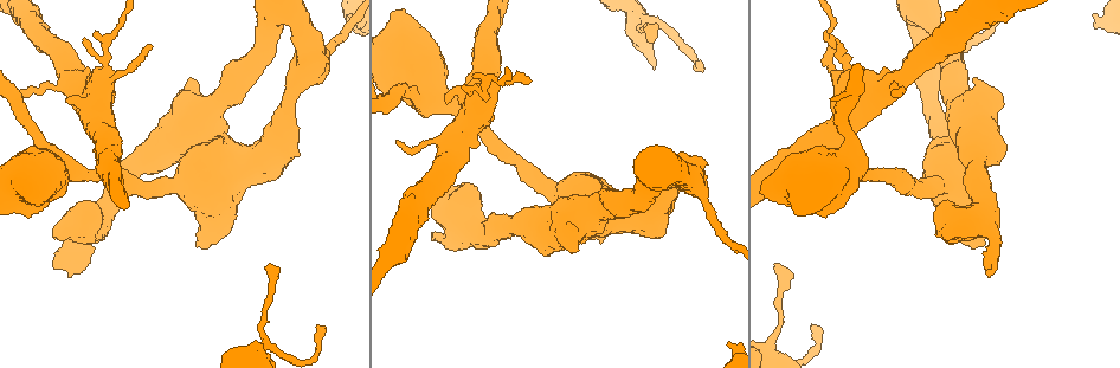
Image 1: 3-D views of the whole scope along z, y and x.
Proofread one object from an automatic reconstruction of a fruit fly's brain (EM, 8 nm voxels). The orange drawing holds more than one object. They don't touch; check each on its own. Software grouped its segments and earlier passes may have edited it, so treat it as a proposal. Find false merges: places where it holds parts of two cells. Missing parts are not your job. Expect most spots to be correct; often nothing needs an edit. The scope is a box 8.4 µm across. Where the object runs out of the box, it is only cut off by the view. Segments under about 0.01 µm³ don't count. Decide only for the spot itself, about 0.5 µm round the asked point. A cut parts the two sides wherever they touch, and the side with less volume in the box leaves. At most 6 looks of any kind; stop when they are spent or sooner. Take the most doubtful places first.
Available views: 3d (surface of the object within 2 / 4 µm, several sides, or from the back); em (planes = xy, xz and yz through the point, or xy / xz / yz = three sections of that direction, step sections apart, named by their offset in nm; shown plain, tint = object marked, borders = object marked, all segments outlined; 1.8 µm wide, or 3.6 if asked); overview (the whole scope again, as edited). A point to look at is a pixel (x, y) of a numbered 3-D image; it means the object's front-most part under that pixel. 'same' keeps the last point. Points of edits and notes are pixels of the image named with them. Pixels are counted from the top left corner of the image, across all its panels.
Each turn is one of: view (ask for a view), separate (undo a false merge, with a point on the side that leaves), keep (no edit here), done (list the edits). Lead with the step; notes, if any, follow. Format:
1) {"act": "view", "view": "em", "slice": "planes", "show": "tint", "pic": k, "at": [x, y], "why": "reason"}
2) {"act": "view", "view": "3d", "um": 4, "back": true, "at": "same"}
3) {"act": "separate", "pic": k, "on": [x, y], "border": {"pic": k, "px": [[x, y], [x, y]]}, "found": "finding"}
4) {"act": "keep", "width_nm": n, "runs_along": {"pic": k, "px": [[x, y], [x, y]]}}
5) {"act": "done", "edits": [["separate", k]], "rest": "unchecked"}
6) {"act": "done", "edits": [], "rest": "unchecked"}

{"act": "view", "view": "3d", "um": 4, "pic": 1, "at": [97, 91], "why": "looks like a crossing"}

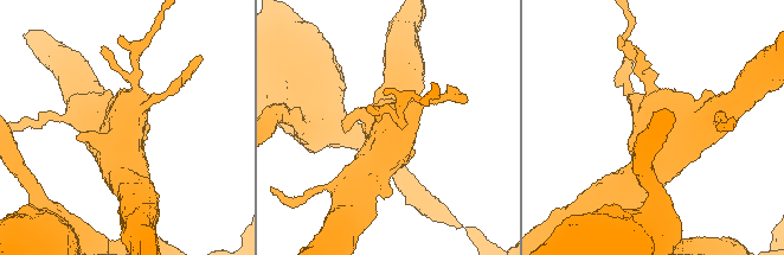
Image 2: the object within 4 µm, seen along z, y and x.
{"act": "view", "view": "em", "um": 3.6, "slice": "planes", "show": "plain", "pic": 2, "at": [124, 124]}

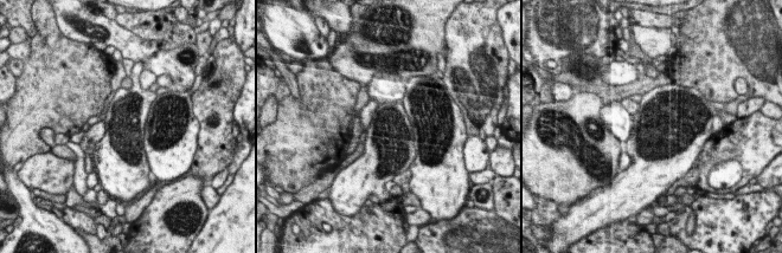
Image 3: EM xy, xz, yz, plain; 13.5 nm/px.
{"act": "view", "view": "em", "um": 3.6, "slice": "planes", "show": "tint", "at": "same", "why": "where the object lies"}

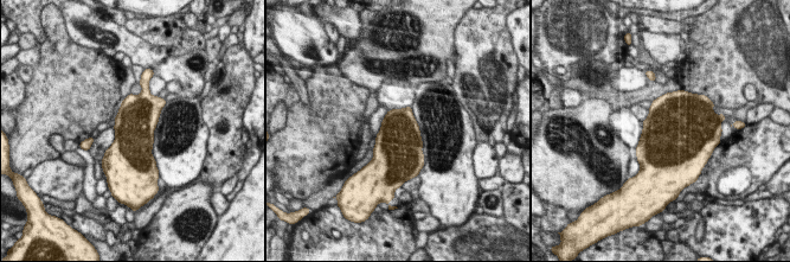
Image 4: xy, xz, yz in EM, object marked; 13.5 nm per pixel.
{"act": "keep", "found": "all the same cell"}

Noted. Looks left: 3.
{"act": "view", "view": "em", "slice": "planes", "show": "tint", "pic": 1, "at": [403, 22], "why": "sudden change in width"}

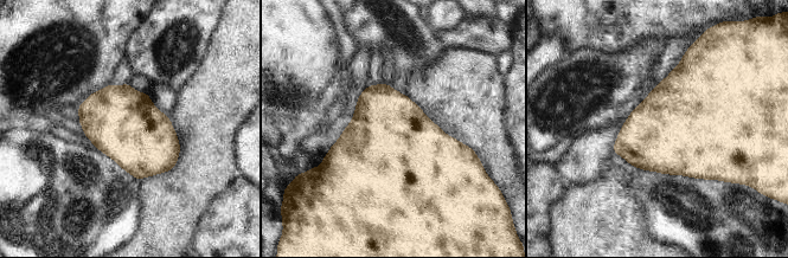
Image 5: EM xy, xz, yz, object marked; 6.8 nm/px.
{"act": "keep", "width_nm": 480, "found": "one cell here"}

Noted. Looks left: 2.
{"act": "view", "view": "3d", "um": 4, "pic": 1, "at": [191, 114], "why": "thick turns thin"}

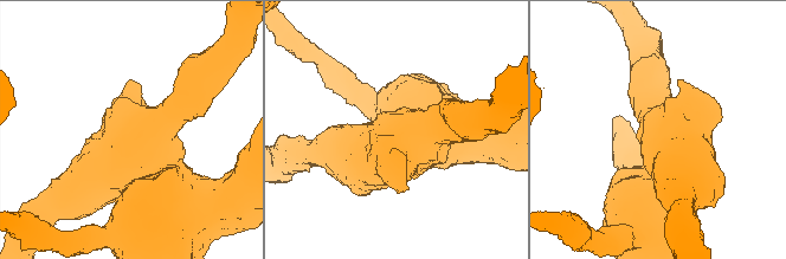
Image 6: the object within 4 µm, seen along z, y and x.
{"act": "view", "view": "em", "um": 3.6, "slice": "xz", "step": 8, "show": "tint", "pic": 6, "at": [129, 131]}

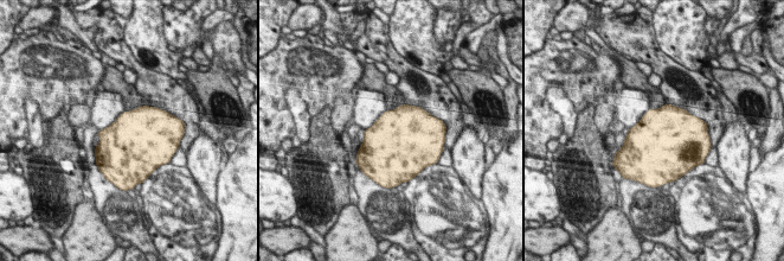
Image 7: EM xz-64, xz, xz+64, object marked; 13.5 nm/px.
{"act": "keep", "found": "all the same cell"}

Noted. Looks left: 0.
{"act": "done", "edits": [], "rest": "unchecked"}

